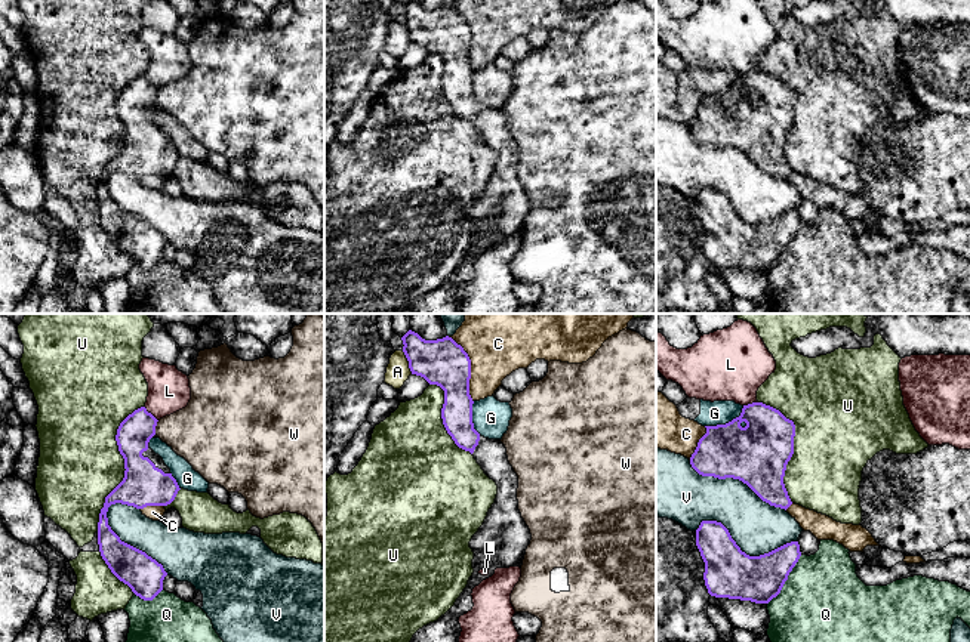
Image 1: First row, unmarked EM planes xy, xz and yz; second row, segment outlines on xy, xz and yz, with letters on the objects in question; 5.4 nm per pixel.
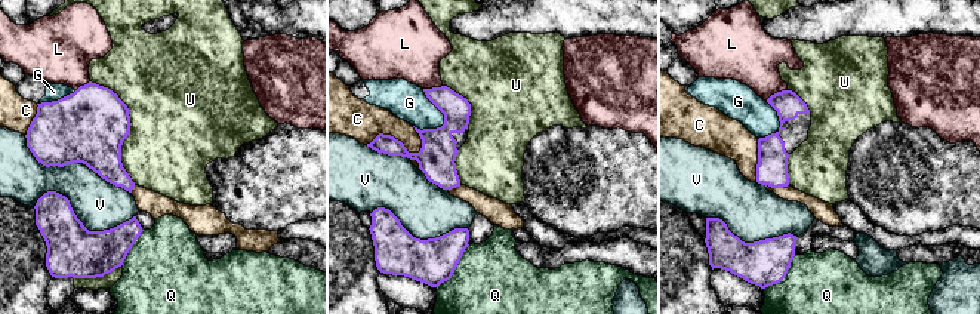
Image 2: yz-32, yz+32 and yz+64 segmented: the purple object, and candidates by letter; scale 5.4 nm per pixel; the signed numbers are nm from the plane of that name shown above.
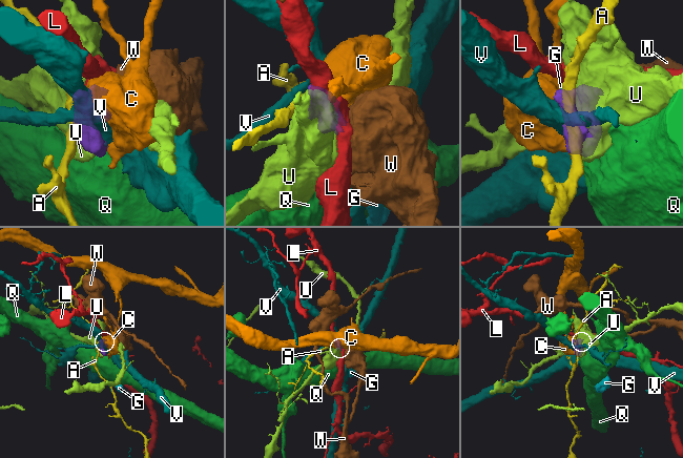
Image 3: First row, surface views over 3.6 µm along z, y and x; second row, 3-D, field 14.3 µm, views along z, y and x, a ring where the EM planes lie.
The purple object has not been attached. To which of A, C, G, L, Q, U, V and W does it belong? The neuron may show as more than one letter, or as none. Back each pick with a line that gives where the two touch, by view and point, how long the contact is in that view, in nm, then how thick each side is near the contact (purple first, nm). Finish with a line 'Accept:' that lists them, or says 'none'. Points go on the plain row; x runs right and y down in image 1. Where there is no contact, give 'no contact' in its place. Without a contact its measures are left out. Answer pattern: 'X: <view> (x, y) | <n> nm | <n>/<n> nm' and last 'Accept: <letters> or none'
Accept: none

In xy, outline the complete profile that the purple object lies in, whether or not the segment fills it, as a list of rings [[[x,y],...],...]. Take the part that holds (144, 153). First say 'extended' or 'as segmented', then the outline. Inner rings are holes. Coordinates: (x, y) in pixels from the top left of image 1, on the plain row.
extended; [[[141,75],[120,92],[116,109],[124,127],[124,146],[105,166],[98,191],[102,228],[111,241],[144,269],[153,269],[163,259],[167,241],[145,220],[121,210],[108,194],[107,180],[116,172],[136,178],[167,175],[181,158],[163,127],[150,117],[150,108],[157,107],[157,90]]]

